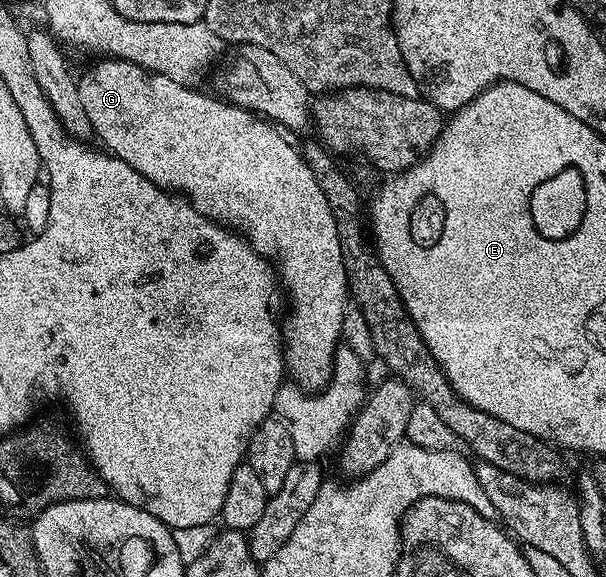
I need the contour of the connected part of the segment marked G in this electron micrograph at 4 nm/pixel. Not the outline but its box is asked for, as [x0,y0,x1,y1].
[77,61,349,391]

